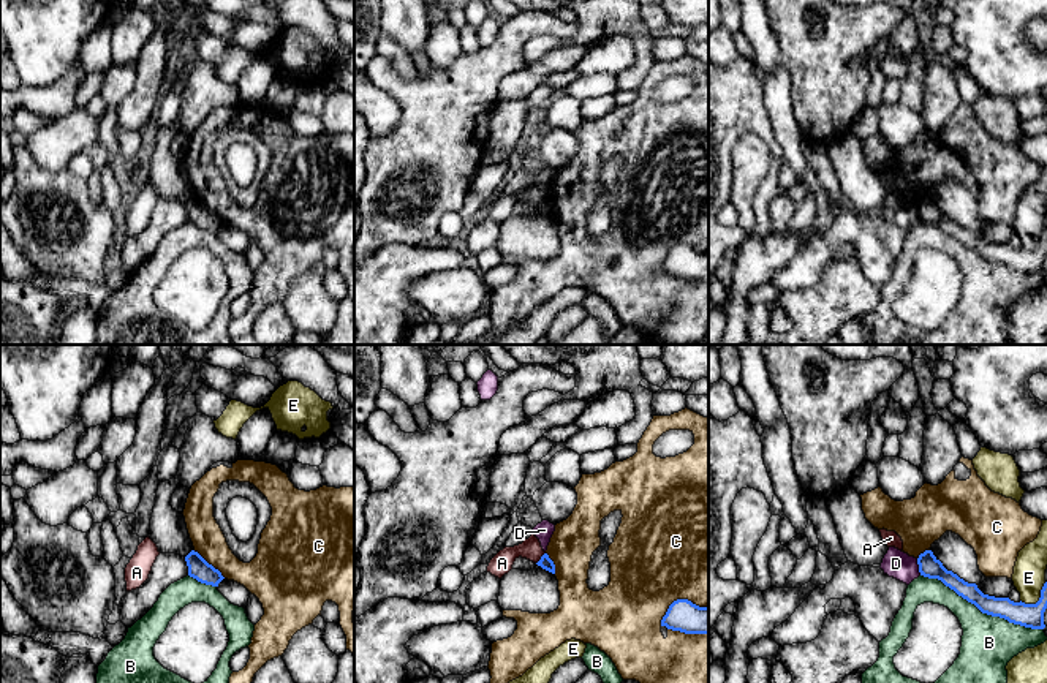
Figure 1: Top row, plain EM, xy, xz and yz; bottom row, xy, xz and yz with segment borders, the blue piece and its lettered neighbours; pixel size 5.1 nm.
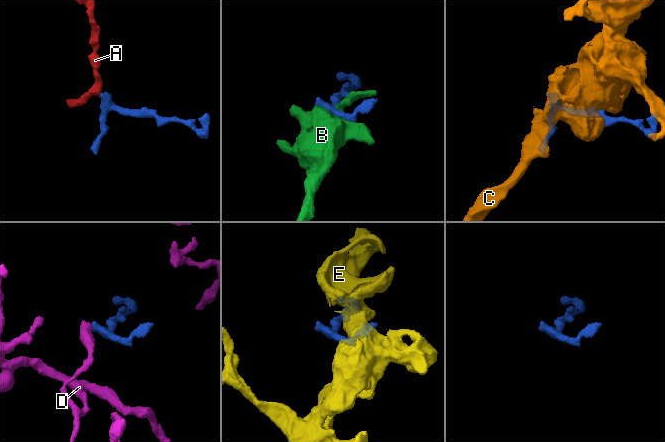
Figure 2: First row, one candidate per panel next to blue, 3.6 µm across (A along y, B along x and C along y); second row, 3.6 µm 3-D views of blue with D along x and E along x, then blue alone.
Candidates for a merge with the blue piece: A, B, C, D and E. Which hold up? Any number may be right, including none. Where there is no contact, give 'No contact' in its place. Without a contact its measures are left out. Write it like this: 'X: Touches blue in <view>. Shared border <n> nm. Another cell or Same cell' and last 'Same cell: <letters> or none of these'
A: Touches blue in xz. Shared border 80 nm. Another cell
B: Touches blue in yz. Shared border 700 nm. Another cell
C: Touches blue in xz. Shared border 260 nm. Another cell
D: Touches blue in yz. Shared border 90 nm. Another cell
E: Touches blue in yz. Shared border 170 nm. Another cell
Same cell: none of these

